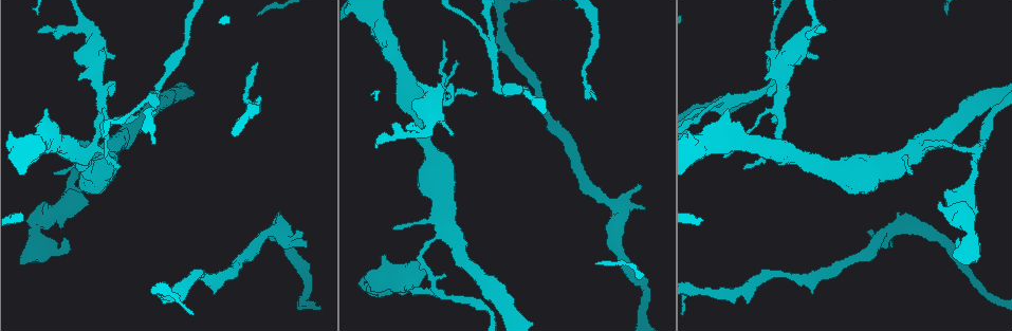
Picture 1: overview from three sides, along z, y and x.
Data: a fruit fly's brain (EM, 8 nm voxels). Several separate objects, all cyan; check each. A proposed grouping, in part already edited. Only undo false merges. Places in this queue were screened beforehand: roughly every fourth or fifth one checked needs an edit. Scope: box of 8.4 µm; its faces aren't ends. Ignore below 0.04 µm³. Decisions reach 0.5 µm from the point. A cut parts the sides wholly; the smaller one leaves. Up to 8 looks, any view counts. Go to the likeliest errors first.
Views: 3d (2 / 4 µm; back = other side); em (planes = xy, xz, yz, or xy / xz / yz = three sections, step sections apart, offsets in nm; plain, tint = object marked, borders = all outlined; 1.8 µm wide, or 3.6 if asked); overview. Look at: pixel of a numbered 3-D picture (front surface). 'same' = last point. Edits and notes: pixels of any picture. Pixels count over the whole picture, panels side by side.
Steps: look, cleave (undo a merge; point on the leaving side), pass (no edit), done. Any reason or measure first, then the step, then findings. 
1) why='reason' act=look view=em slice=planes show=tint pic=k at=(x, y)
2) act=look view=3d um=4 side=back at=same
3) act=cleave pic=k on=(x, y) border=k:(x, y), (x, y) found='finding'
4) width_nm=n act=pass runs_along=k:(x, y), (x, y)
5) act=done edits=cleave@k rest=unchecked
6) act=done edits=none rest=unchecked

act=look view=em slice=planes show=plain pic=1 at=(733, 99)

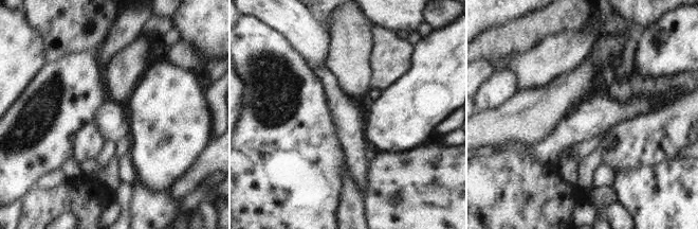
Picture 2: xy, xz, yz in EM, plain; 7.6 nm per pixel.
why='with the object marked' act=look view=em slice=planes show=tint at=same

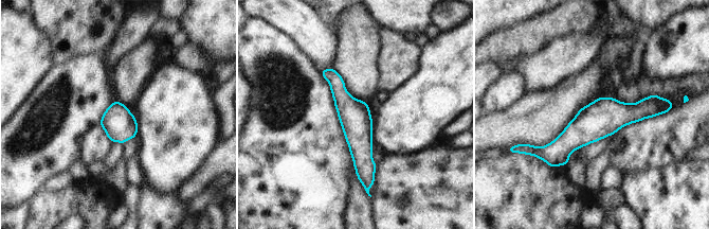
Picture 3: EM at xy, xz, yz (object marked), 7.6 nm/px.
act=pass runs_along=3:(655, 106), (539, 151) found='continuous, no second neuron'

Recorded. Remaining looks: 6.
why='touches itself' act=look view=3d um=4 side=back pic=1 at=(962, 148)

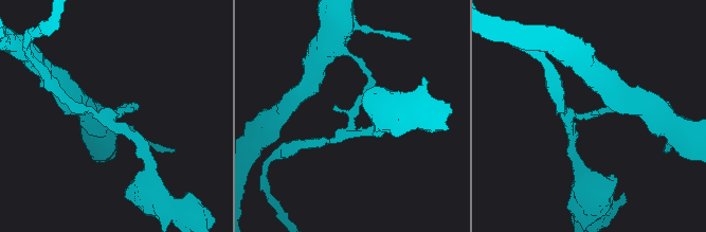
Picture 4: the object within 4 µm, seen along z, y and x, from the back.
act=look view=em slice=planes show=plain pic=4 at=(349, 111)

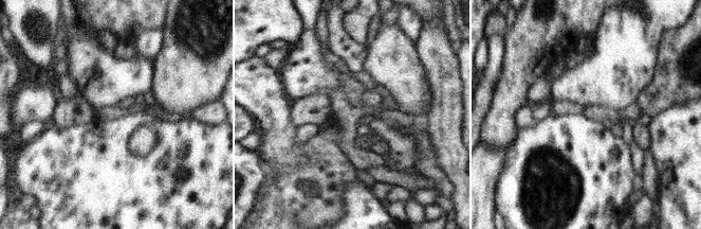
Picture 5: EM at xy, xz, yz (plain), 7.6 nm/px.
why='with the object marked' act=look view=em slice=planes show=tint at=same

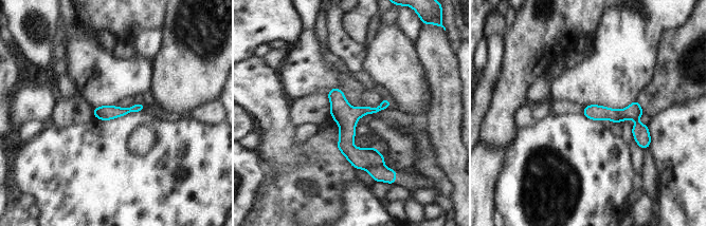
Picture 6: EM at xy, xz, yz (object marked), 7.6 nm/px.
act=cleave pic=6 on=(380, 173) border=6:(382, 164), (369, 166), (365, 170) found='a second neuron is stuck on'

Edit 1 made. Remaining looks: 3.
act=done edits=cleave@6 rest=unchecked

